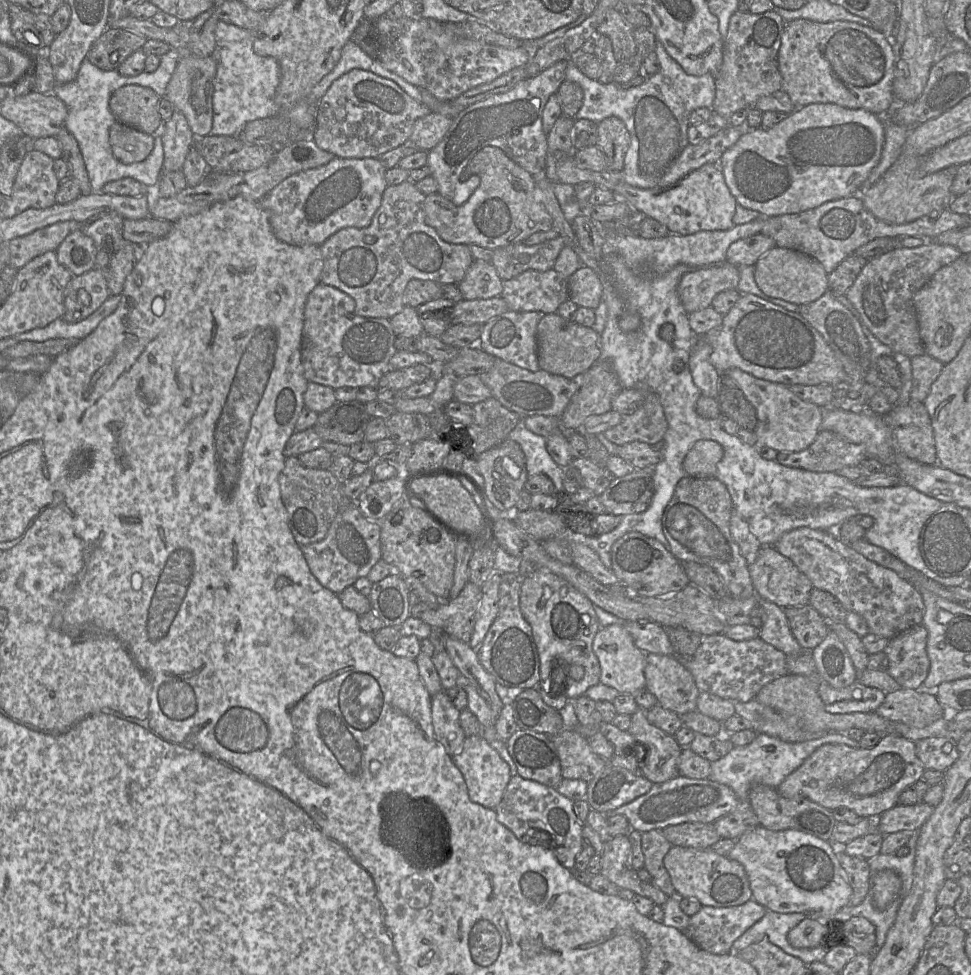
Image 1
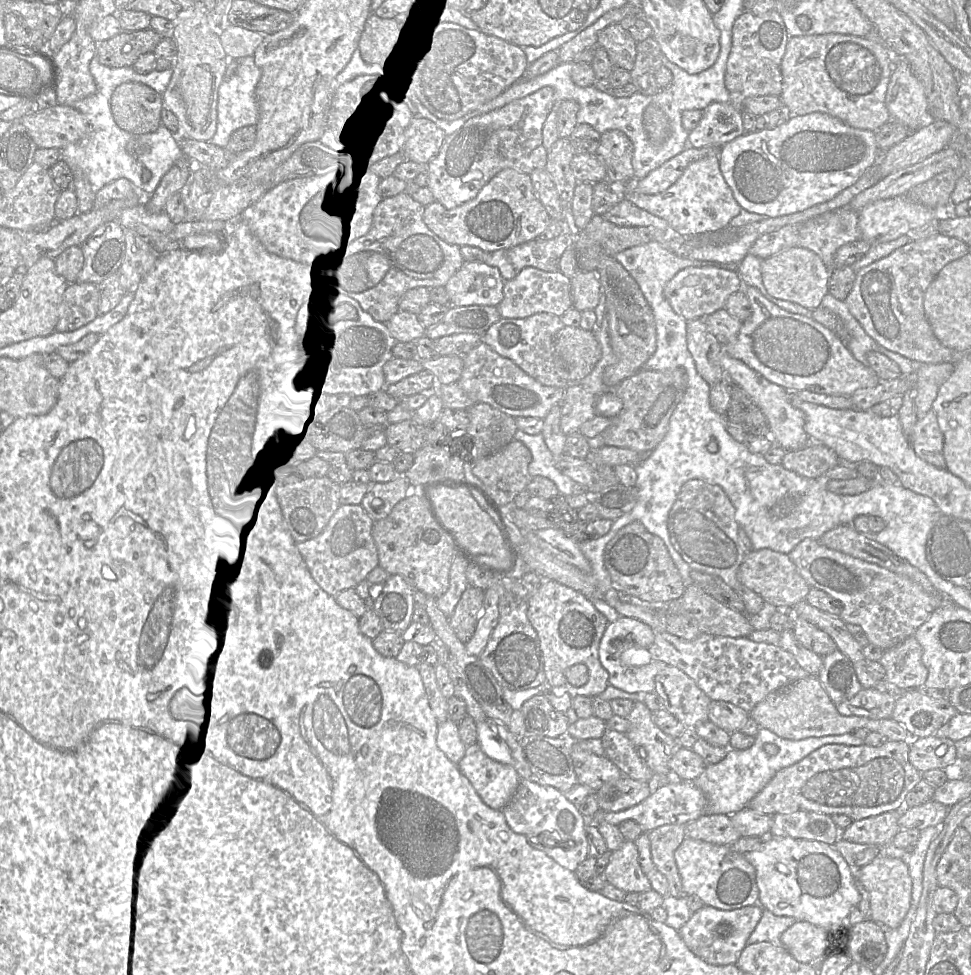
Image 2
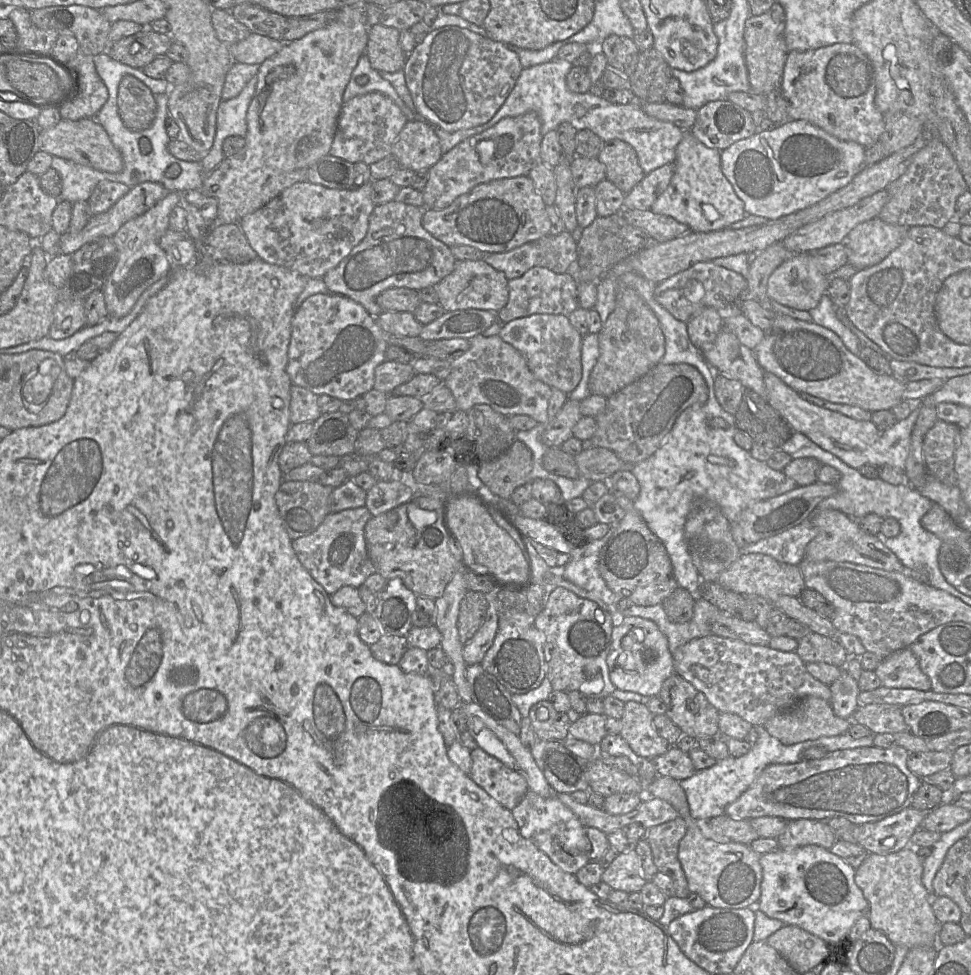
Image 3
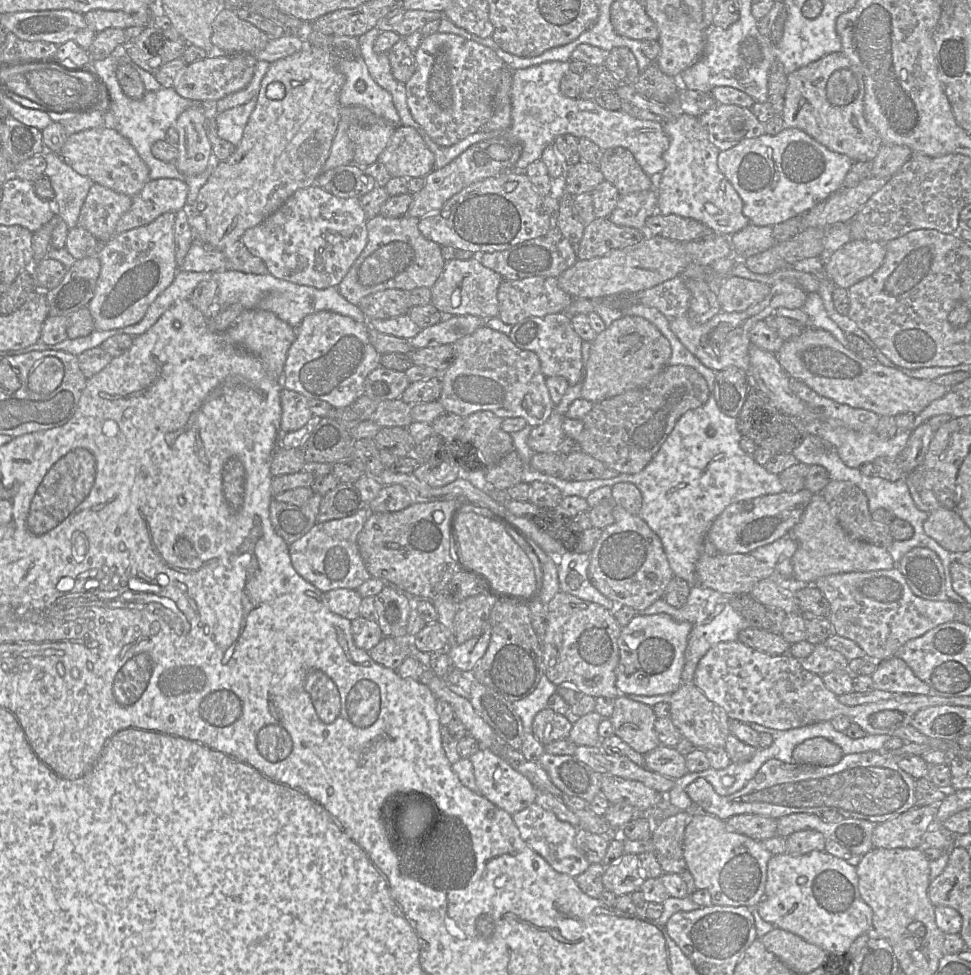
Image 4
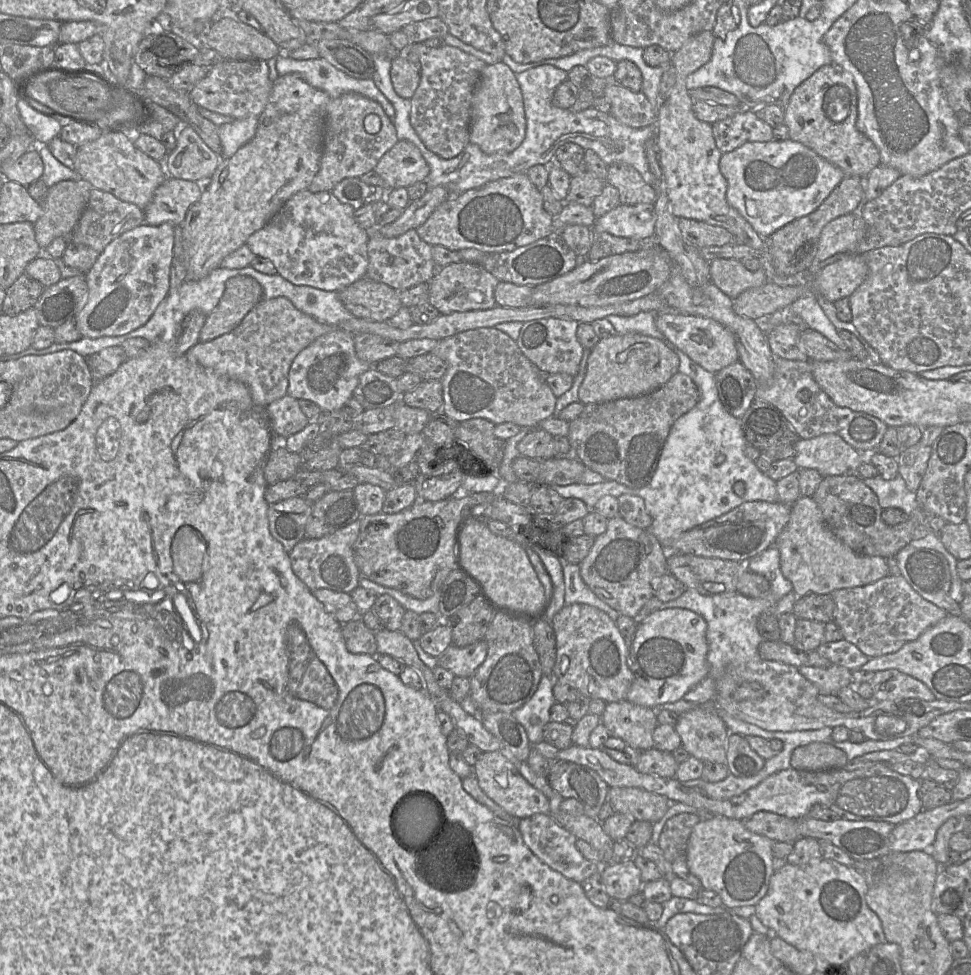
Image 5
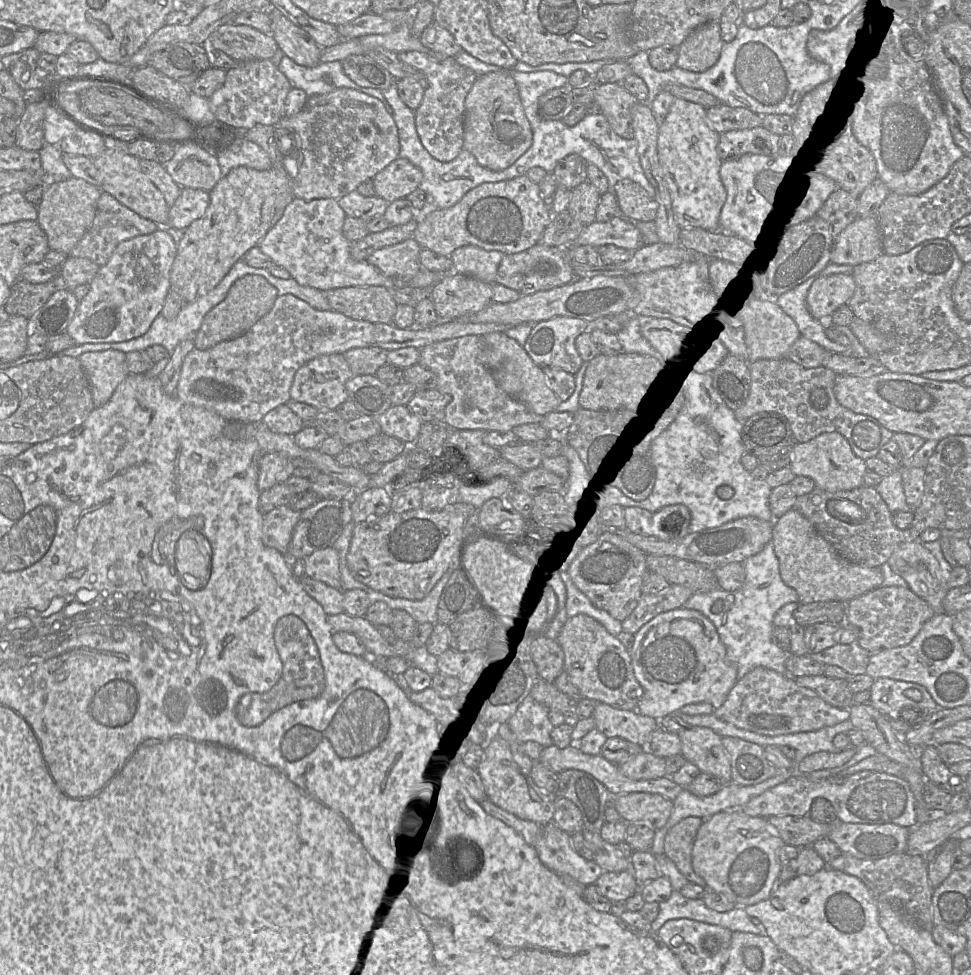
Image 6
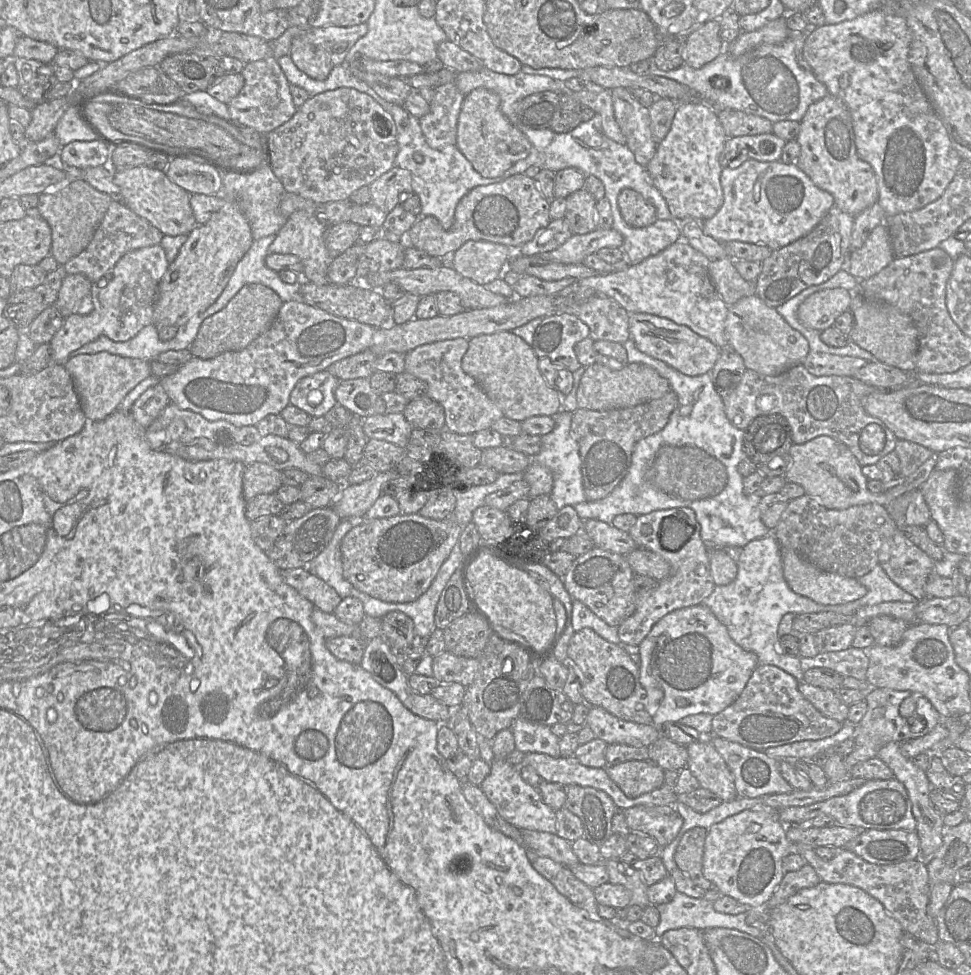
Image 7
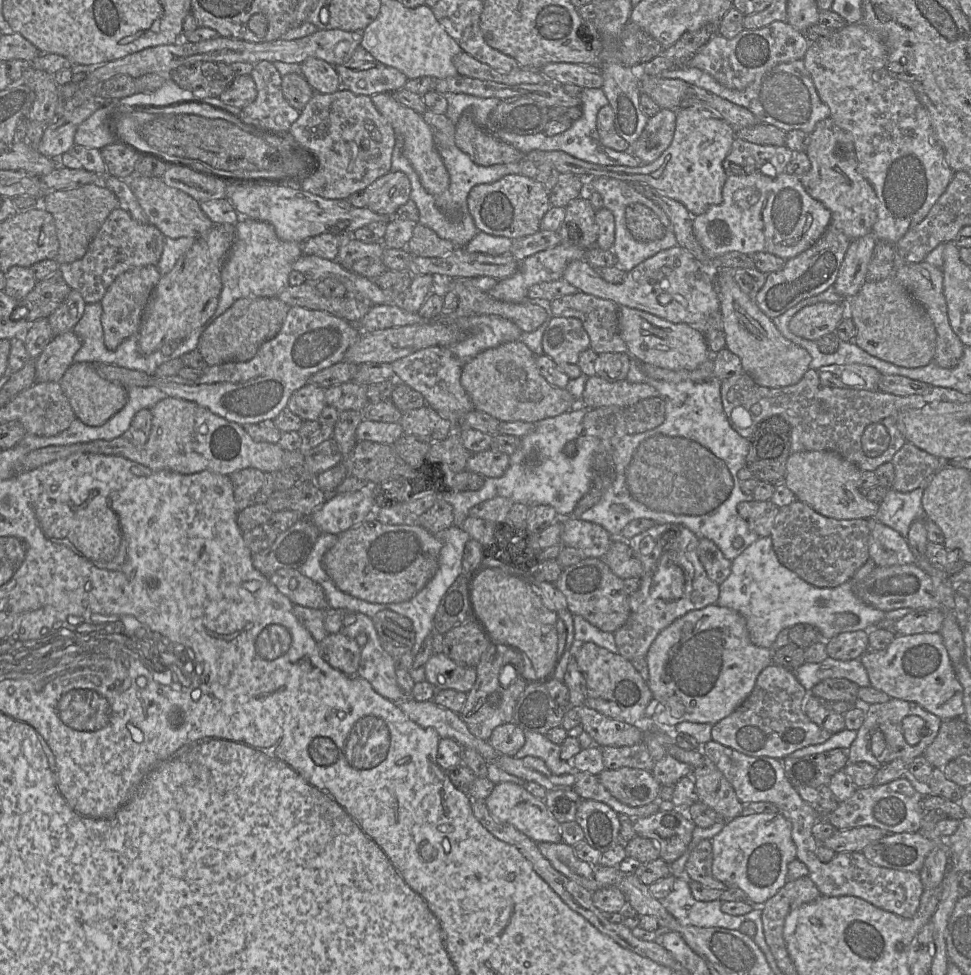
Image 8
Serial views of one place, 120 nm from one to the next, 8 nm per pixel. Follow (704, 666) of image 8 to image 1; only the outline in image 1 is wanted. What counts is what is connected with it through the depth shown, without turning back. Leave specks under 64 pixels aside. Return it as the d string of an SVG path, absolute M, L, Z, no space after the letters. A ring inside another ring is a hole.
M612 624L602 627L594 637L593 651L601 669L600 683L616 689L621 694L634 695L638 690L645 688L644 668L647 653L637 648L624 625Z

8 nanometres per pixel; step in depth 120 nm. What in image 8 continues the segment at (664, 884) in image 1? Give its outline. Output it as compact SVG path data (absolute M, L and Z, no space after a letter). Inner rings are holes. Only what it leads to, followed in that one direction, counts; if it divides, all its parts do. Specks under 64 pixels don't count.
M703 839L691 852L686 865L686 877L707 888L725 891L728 887L712 874L713 853L711 840Z

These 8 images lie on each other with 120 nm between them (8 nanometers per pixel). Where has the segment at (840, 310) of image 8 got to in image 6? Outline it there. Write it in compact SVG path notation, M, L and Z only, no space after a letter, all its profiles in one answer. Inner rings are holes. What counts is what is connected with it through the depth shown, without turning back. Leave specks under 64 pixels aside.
M837 273L820 277L808 291L808 311L815 319L829 319L838 307L848 304L854 292L855 280L852 274Z

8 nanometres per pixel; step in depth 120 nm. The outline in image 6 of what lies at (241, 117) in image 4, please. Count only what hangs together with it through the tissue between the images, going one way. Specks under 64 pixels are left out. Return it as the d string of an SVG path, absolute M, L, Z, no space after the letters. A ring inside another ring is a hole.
M243 135L225 150L216 151L222 177L232 169L240 166L255 170L268 170L274 163L269 155L258 144L246 139Z

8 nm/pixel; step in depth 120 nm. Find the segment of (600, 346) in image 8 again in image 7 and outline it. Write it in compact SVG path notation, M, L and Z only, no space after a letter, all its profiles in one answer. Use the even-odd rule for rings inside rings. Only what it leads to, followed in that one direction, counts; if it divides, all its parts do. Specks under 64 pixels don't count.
M594 295L584 302L563 307L563 312L584 322L593 341L606 340L623 345L630 338L629 313L609 297Z

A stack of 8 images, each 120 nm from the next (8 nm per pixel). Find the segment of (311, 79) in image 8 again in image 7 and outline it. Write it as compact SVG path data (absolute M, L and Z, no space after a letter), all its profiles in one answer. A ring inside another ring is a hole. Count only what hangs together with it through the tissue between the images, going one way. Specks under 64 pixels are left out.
M305 33L293 39L289 56L302 72L315 80L325 80L334 67L326 50L309 42Z

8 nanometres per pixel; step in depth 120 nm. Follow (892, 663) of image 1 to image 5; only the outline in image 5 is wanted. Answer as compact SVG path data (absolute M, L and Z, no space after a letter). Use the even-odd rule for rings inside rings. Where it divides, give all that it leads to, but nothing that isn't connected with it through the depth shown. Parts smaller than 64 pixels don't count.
M896 669L875 672L870 684L873 689L874 702L887 700L902 702L910 698L923 701L936 699L923 682Z

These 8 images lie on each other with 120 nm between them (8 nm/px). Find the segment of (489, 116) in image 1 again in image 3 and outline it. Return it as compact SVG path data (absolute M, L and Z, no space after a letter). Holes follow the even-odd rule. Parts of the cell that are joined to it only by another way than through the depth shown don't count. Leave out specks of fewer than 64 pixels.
M527 112L515 117L501 119L494 126L473 135L442 155L441 159L428 171L429 179L423 189L423 209L441 210L448 207L459 196L468 193L479 184L502 178L528 175L541 161L541 122L535 112Z

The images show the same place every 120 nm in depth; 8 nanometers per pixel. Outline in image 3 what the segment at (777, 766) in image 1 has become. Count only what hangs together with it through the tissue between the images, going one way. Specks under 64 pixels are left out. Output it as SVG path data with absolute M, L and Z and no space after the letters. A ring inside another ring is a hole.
M752 725L758 733L757 741L752 745L749 752L740 757L728 756L717 761L713 766L698 770L691 777L680 780L692 818L696 820L708 820L710 818L725 814L725 808L737 800L757 779L759 774L771 764L791 764L802 761L802 754L813 746L823 746L828 752L843 749L854 749L857 747L873 746L874 734L854 739L849 734L836 736L824 736L815 740L807 740L792 745L784 745L778 739L771 736L762 725Z

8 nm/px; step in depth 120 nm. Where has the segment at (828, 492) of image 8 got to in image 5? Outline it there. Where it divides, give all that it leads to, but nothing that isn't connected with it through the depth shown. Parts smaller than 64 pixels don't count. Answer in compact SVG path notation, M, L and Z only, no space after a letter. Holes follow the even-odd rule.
M837 434L800 439L793 458L798 469L816 469L822 476L856 475L866 460Z

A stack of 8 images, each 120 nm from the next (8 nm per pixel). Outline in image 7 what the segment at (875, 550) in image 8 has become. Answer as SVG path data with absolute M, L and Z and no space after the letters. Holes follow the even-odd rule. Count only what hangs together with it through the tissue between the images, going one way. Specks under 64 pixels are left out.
M901 528L885 540L878 552L879 565L889 578L917 600L926 597L925 585L934 573L934 562Z

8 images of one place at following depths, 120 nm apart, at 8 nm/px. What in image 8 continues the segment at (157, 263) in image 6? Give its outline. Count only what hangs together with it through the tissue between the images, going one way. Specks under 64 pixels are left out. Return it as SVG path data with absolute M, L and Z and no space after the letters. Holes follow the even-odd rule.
M157 265L137 267L119 275L108 288L100 304L104 343L109 350L115 350L126 338L138 334L143 311L160 278ZM74 331L54 336L35 360L35 382L60 382L81 346Z

